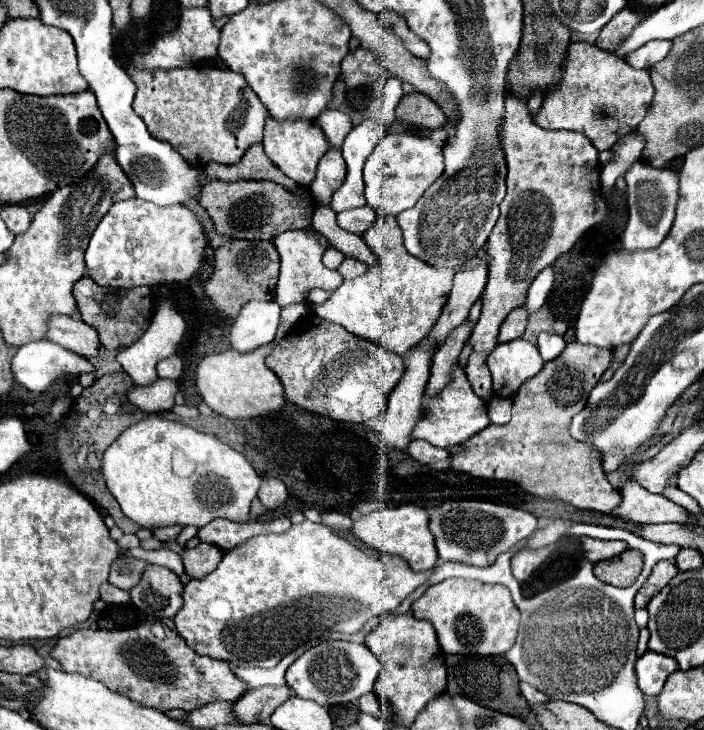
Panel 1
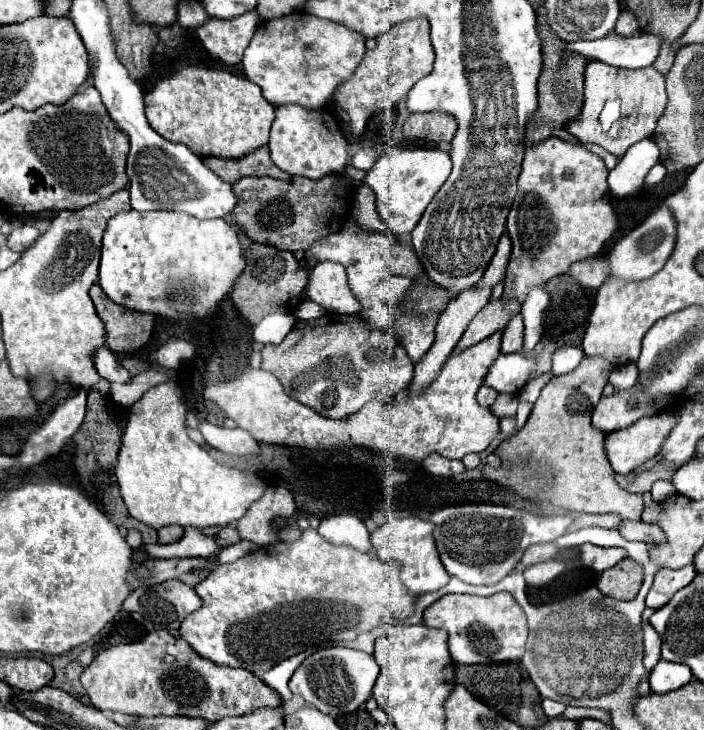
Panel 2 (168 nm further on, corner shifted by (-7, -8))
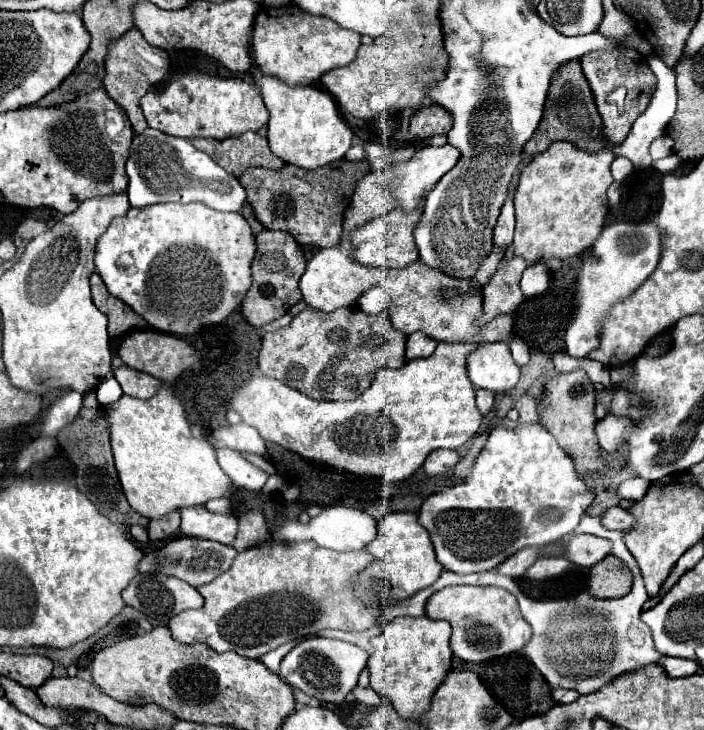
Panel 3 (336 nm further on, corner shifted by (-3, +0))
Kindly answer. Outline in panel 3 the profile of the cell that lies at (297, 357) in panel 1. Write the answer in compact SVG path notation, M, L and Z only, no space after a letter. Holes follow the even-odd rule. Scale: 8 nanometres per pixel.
M306 306L294 316L290 326L266 332L258 354L264 376L276 378L286 386L316 400L354 400L382 368L400 368L404 358L406 334L390 324L388 312L370 316L358 306L322 312Z

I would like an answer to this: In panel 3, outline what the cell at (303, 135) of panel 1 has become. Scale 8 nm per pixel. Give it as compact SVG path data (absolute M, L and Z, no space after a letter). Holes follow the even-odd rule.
M260 70L254 72L254 80L270 112L268 142L270 142L270 150L278 158L282 158L286 164L294 164L306 170L314 170L344 158L346 150L350 148L352 130L342 120L342 114L338 112L338 106L328 92L318 90L316 86L290 88L288 84L272 76L266 76Z

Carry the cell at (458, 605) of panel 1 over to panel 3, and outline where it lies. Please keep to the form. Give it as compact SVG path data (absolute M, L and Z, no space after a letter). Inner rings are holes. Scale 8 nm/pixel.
M450 586L432 594L426 602L426 616L446 620L452 626L450 648L464 662L484 662L518 652L532 636L530 624L522 618L516 598L496 586Z

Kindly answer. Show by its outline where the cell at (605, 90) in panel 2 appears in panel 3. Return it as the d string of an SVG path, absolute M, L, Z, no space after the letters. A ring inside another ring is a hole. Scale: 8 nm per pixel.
M630 48L588 52L580 58L580 62L584 76L594 92L598 114L602 116L602 132L606 132L606 138L612 144L620 144L628 136L634 120L648 108L656 90L656 76L648 68L646 58Z

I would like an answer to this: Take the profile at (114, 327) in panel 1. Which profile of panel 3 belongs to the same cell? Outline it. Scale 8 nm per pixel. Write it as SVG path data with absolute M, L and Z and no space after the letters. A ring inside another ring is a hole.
M94 272L90 276L90 286L92 286L92 300L94 304L108 316L108 334L110 338L122 338L130 332L136 332L136 330L146 330L148 324L144 318L136 316L130 306L126 306L122 300L114 298L102 278Z

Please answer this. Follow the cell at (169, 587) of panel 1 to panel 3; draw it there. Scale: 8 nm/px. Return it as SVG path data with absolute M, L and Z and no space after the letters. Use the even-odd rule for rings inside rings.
M138 574L130 586L122 592L122 600L140 610L142 614L146 614L148 618L158 620L158 624L168 624L170 618L178 616L180 612L188 610L188 608L200 608L204 604L204 598L198 594L198 590L190 584L186 584L180 578L174 576L166 576L166 574Z

